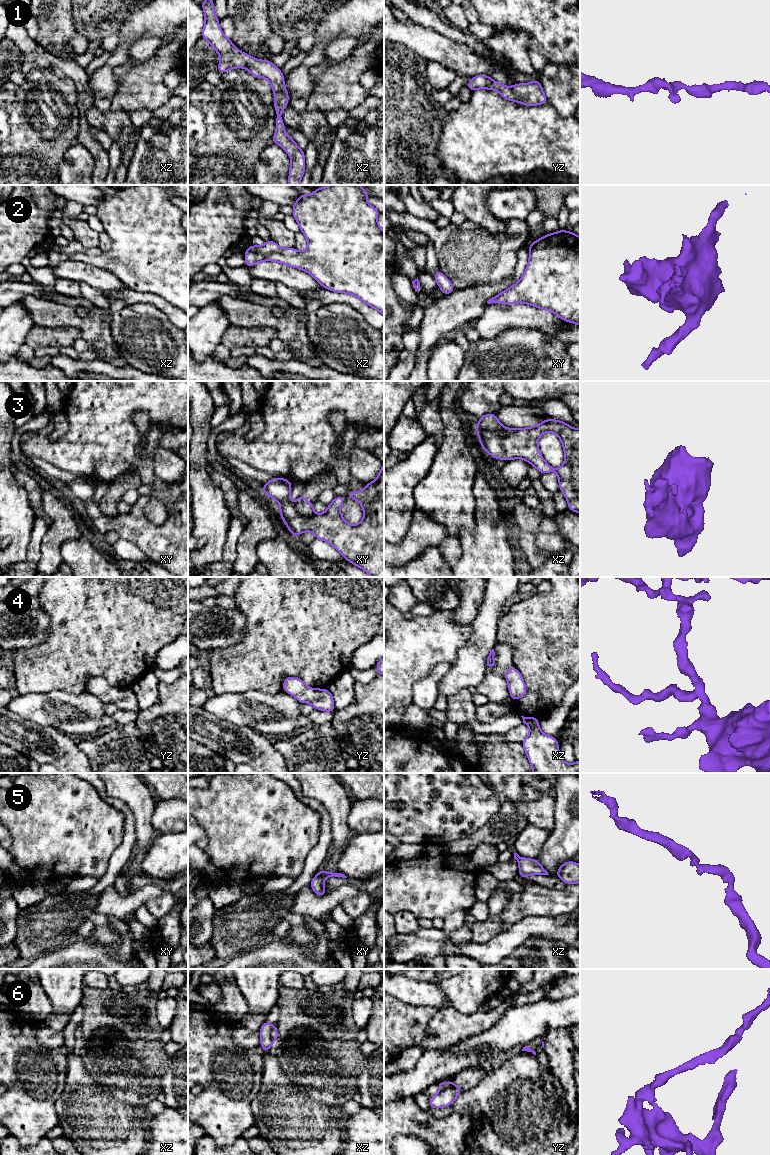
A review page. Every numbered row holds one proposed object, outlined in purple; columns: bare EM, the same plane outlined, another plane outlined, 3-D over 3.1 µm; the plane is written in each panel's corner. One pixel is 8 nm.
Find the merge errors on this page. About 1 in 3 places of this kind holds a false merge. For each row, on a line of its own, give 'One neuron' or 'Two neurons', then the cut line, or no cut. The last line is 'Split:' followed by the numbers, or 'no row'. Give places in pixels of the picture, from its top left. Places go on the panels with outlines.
1: One neuron. No split
2: One neuron. No split
3: Two neurons. Split along xz (506, 428), (503, 433), (489, 430), (479, 430), (477, 432)
4: One neuron. No split
5: One neuron. No split
6: Two neurons. Split along yz (440, 1090), (453, 1088), (459, 1094)
Split: 3, 6

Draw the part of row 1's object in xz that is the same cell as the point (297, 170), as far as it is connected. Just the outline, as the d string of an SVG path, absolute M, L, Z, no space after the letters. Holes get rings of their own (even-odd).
M204 0L201 6L205 13L205 24L201 38L207 40L220 55L220 63L217 71L222 75L232 68L246 68L254 77L266 78L275 93L274 104L276 111L276 131L271 142L280 145L291 158L288 185L300 185L305 173L304 151L298 147L296 142L285 133L285 124L281 118L282 111L287 107L289 96L284 85L285 76L280 68L269 60L257 60L253 56L240 52L227 38L219 26L219 19L215 16L214 2Z

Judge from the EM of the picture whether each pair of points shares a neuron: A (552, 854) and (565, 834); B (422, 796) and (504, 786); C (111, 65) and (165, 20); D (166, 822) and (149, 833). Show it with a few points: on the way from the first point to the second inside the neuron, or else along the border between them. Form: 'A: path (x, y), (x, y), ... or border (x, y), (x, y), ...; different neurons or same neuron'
A: path (557, 849), (565, 839); same neuron
B: border (489, 786), (502, 800); different neurons
C: path (122, 50), (126, 43), (150, 21); same neuron
D: border (154, 806), (151, 825), (156, 832); different neurons

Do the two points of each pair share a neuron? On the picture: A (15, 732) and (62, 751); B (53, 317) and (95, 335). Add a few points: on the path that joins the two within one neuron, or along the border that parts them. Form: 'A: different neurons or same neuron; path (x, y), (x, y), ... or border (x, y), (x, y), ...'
A: same neuron; path (27, 737), (50, 746)
B: same neuron; path (63, 317), (69, 317), (85, 325)

